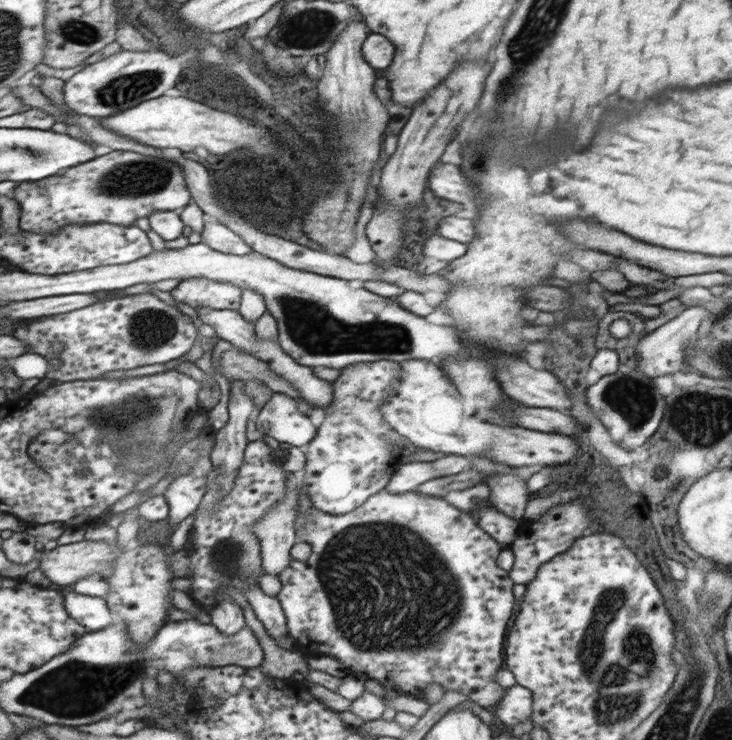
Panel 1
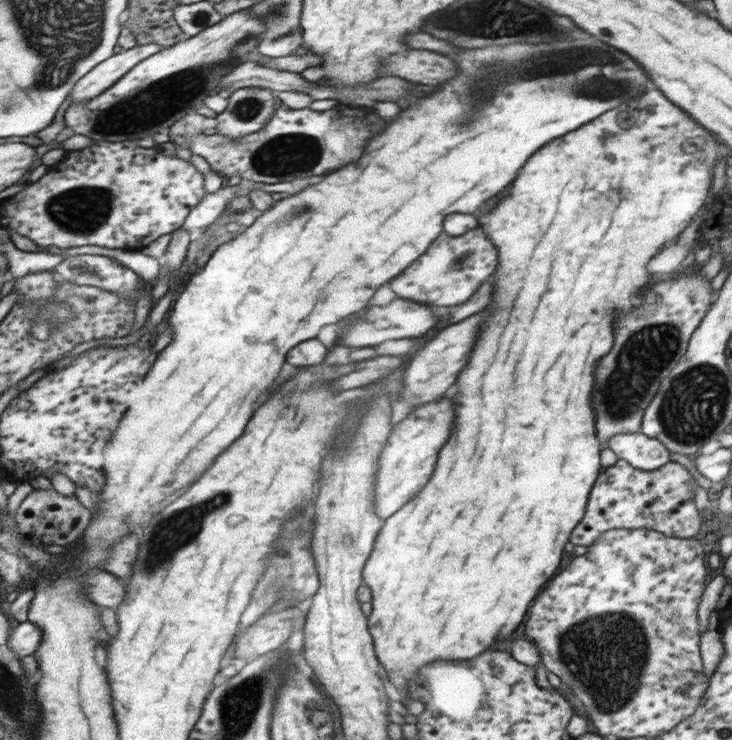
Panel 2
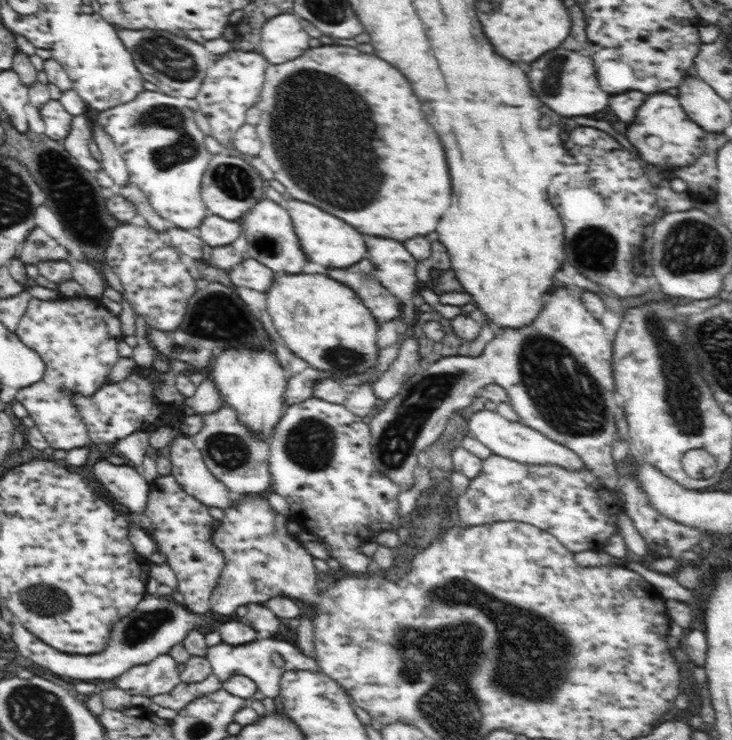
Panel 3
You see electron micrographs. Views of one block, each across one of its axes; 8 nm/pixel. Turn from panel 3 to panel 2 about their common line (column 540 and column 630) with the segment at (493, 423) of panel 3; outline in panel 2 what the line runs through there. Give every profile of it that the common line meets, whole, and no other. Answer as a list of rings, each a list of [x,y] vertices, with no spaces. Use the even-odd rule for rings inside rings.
[[[625,432],[624,434],[617,434],[609,438],[608,442],[604,444],[606,447],[613,450],[619,459],[625,460],[633,468],[639,470],[658,470],[665,464],[670,462],[671,452],[656,438],[648,438],[645,434],[640,432]]]

